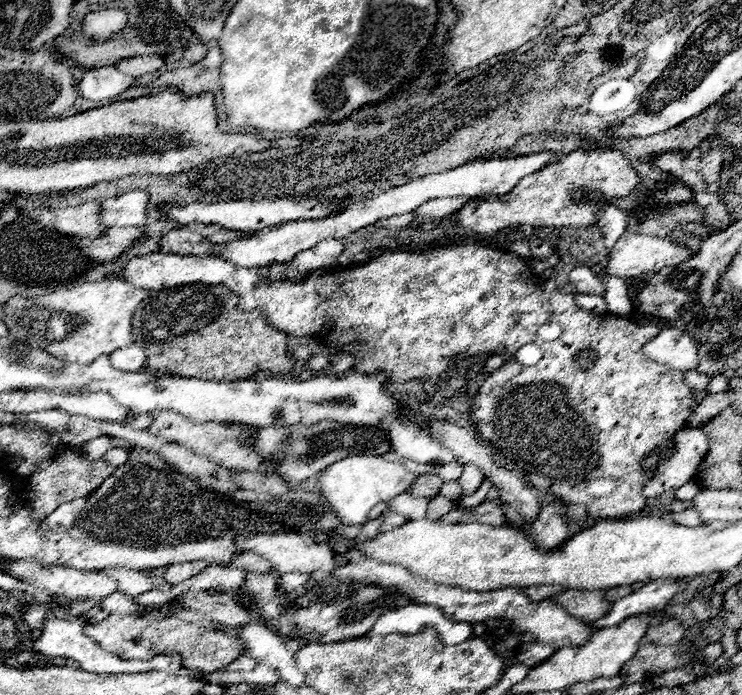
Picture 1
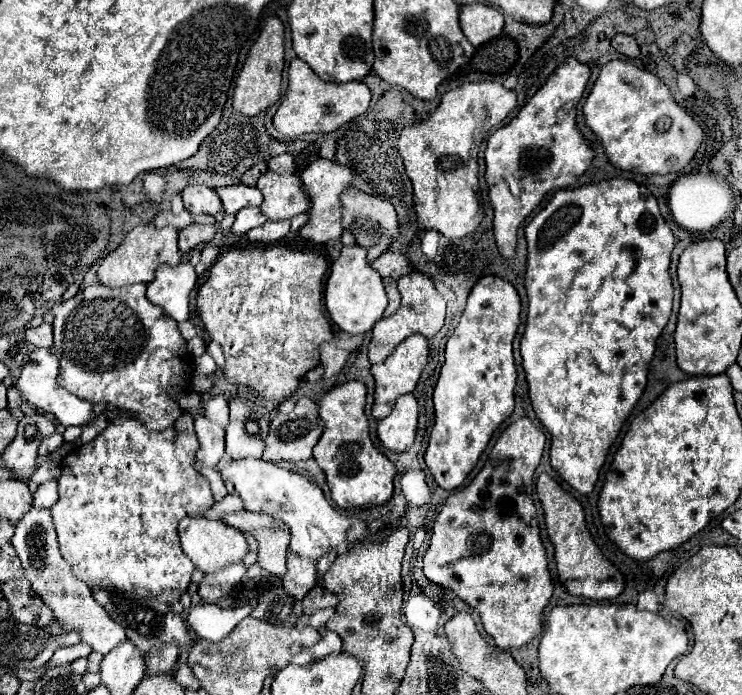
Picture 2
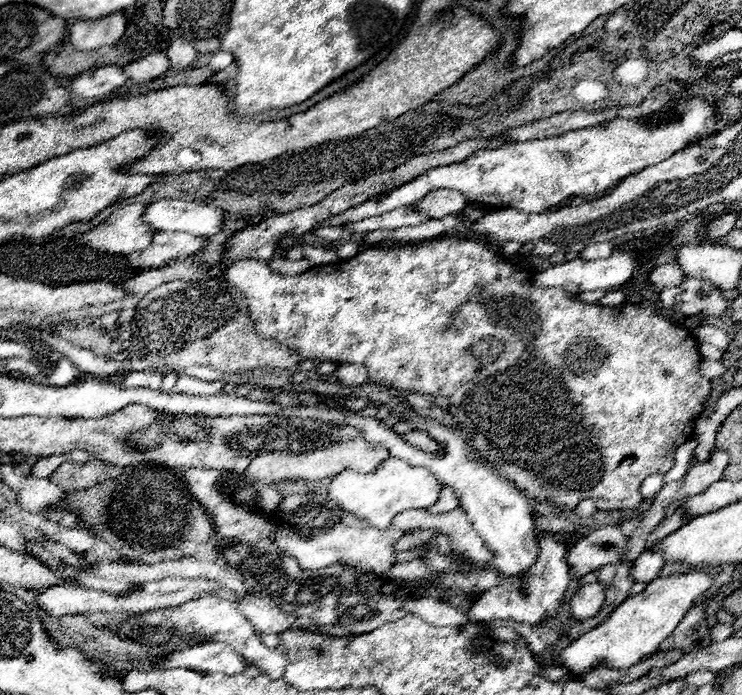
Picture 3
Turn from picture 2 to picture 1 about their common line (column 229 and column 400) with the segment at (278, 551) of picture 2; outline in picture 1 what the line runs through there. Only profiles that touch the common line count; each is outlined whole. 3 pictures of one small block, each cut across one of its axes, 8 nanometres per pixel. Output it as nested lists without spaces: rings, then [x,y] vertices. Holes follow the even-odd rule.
[[[384,512],[384,518],[386,518],[386,522],[384,522],[384,526],[380,528],[380,530],[390,530],[390,528],[396,528],[396,526],[402,526],[406,520],[404,520],[404,516],[400,516],[400,514],[396,514],[396,512]]]

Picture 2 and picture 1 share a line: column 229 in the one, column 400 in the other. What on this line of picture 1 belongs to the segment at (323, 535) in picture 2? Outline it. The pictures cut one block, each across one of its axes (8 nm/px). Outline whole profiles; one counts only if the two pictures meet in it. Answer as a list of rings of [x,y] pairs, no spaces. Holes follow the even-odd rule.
[[[350,456],[330,464],[320,474],[318,486],[330,508],[344,524],[364,524],[368,520],[368,512],[376,504],[402,494],[414,482],[414,478],[416,474],[408,472],[400,462],[390,462],[380,456]]]

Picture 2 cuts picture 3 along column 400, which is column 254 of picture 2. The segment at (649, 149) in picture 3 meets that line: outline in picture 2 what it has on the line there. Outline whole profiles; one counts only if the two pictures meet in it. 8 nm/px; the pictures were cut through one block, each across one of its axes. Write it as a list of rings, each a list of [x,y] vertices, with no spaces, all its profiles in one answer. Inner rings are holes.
[[[244,184],[220,186],[220,188],[216,188],[216,192],[222,198],[224,212],[228,212],[228,214],[236,214],[240,208],[262,204],[262,194],[256,186],[244,186]]]

